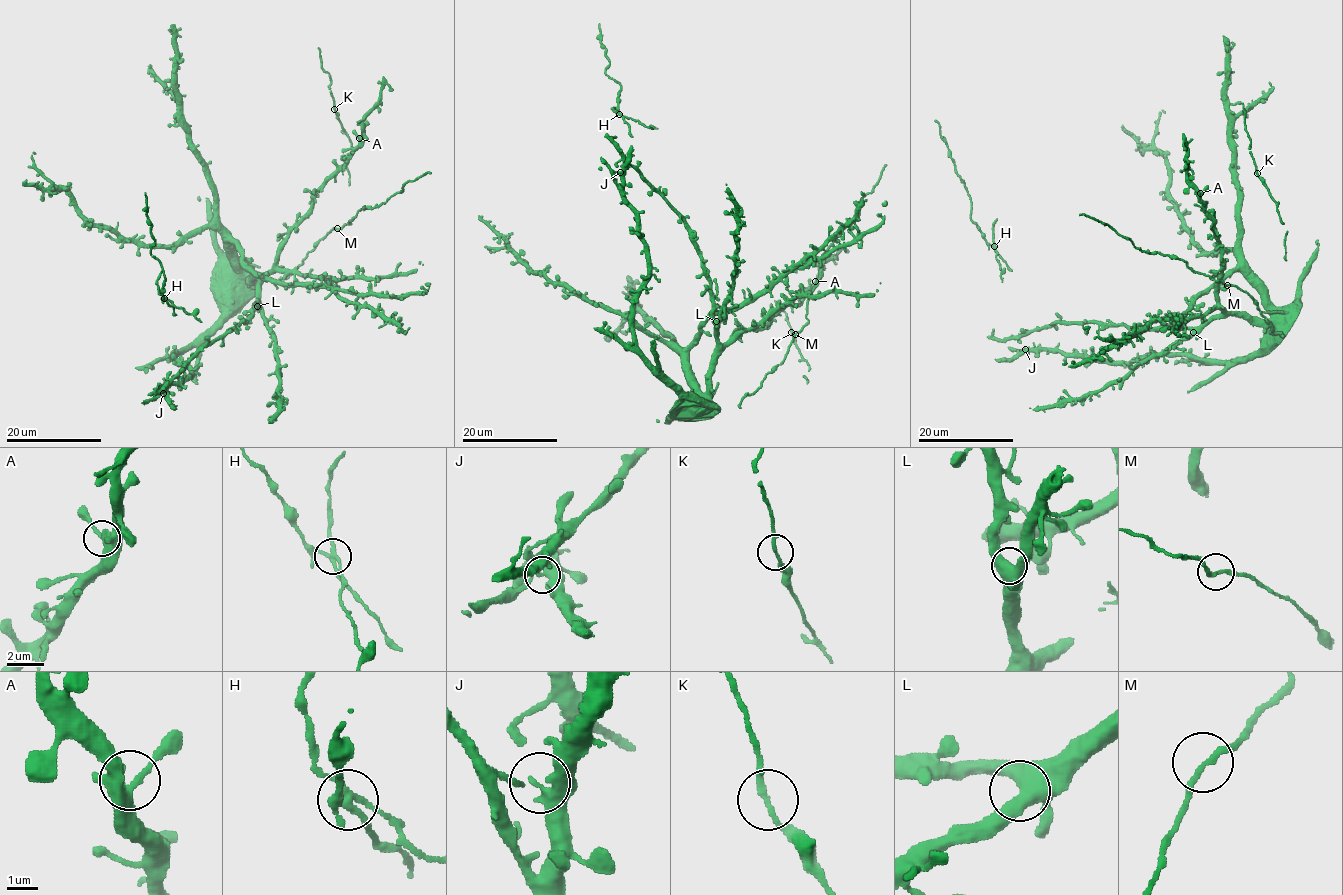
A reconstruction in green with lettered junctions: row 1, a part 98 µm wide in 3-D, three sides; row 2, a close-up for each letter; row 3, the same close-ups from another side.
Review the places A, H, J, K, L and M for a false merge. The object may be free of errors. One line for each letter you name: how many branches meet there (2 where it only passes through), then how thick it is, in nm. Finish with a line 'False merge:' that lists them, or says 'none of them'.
H: branches 4; calibre 200 nm
False merge: H

